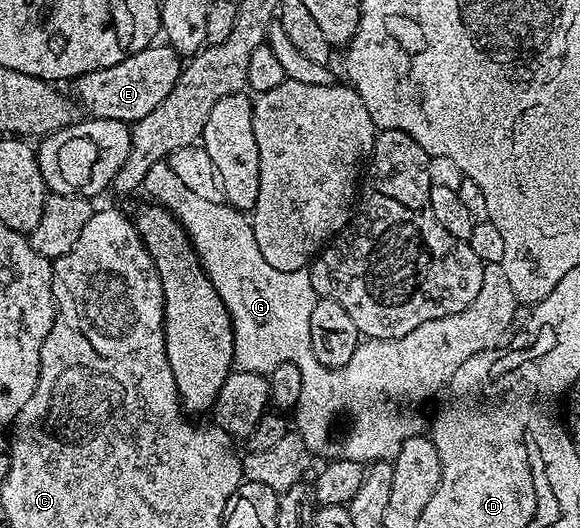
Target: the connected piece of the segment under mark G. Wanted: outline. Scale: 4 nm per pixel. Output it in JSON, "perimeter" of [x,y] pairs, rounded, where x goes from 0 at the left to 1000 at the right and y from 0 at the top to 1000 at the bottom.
{"perimeter":[[[266,305],[260,318],[253,318],[253,333],[247,333],[241,358],[259,367],[259,377],[269,379],[283,396],[290,398],[310,420],[319,441],[326,445],[333,472],[340,477],[340,491],[353,509],[353,519],[364,530],[378,568],[395,593],[402,616],[402,693],[410,701],[440,705],[462,712],[481,689],[509,689],[516,697],[519,714],[519,741],[512,759],[509,790],[512,790],[510,820],[517,822],[522,841],[529,841],[534,862],[567,860],[574,852],[574,805],[581,792],[597,784],[609,797],[612,813],[622,820],[622,830],[643,837],[657,852],[683,856],[702,831],[714,828],[719,814],[719,782],[726,767],[745,746],[759,748],[772,731],[778,712],[791,689],[812,682],[834,663],[848,663],[857,646],[878,625],[884,600],[891,595],[895,574],[888,553],[881,545],[881,530],[867,515],[862,496],[845,496],[833,515],[833,542],[819,568],[791,591],[772,595],[762,602],[736,606],[722,614],[702,636],[686,640],[629,640],[617,646],[605,682],[584,695],[560,693],[547,678],[545,665],[536,652],[536,583],[543,583],[548,555],[540,545],[540,523],[531,509],[483,511],[467,508],[460,492],[453,492],[453,477],[447,477],[447,462],[440,462],[440,439],[434,419],[422,413],[414,396],[397,390],[383,379],[367,383],[362,375],[345,375],[309,341],[300,316],[290,305]]]}

